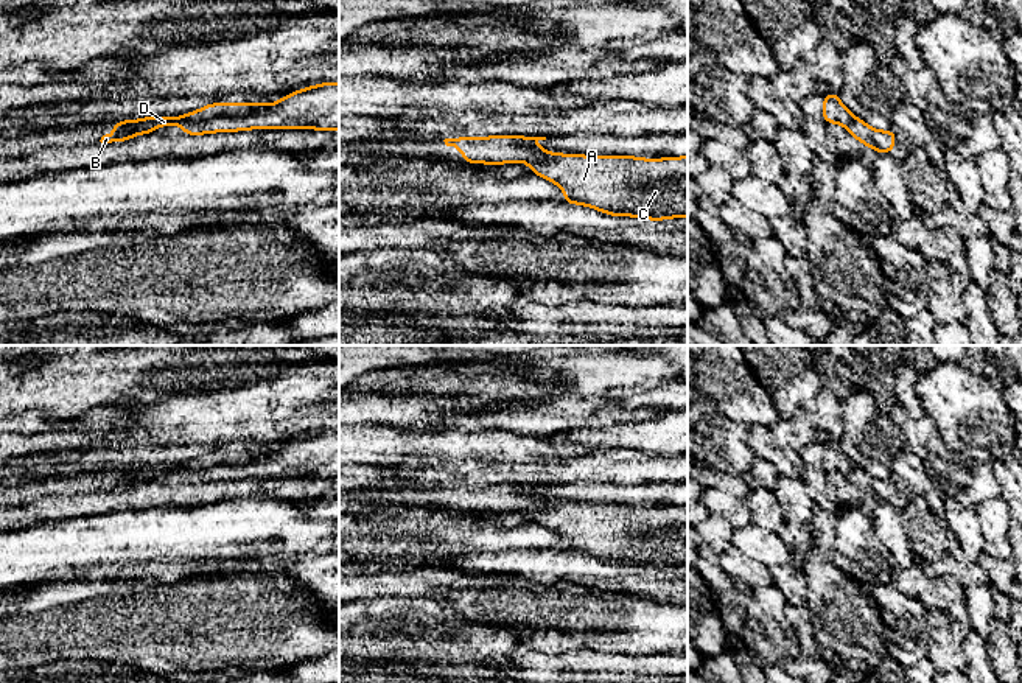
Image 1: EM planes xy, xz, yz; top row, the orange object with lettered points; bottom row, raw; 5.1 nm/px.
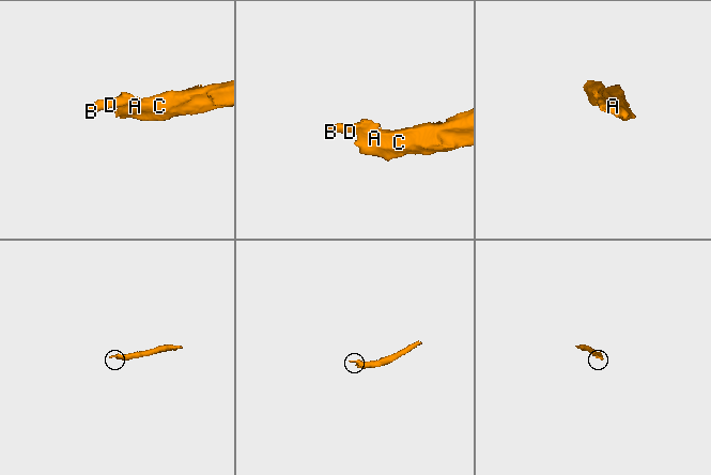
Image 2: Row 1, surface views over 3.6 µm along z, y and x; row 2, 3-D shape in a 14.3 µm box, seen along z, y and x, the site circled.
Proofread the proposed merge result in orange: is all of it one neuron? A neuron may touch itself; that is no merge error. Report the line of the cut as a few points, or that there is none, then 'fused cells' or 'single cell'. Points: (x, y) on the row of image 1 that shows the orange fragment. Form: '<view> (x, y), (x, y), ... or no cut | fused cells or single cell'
xy (252, 105), (243, 114), (218, 114), (179, 125) | fused cells

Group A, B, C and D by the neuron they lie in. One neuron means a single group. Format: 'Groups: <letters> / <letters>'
Groups: A C / B D

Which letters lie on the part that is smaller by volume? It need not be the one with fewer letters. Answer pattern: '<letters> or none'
B, D

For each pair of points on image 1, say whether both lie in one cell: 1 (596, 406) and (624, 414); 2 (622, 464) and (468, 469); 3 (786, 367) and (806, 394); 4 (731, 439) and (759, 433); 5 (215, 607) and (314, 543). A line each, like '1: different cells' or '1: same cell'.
1: same cell
2: same cell
3: same cell
4: different cells
5: different cells

